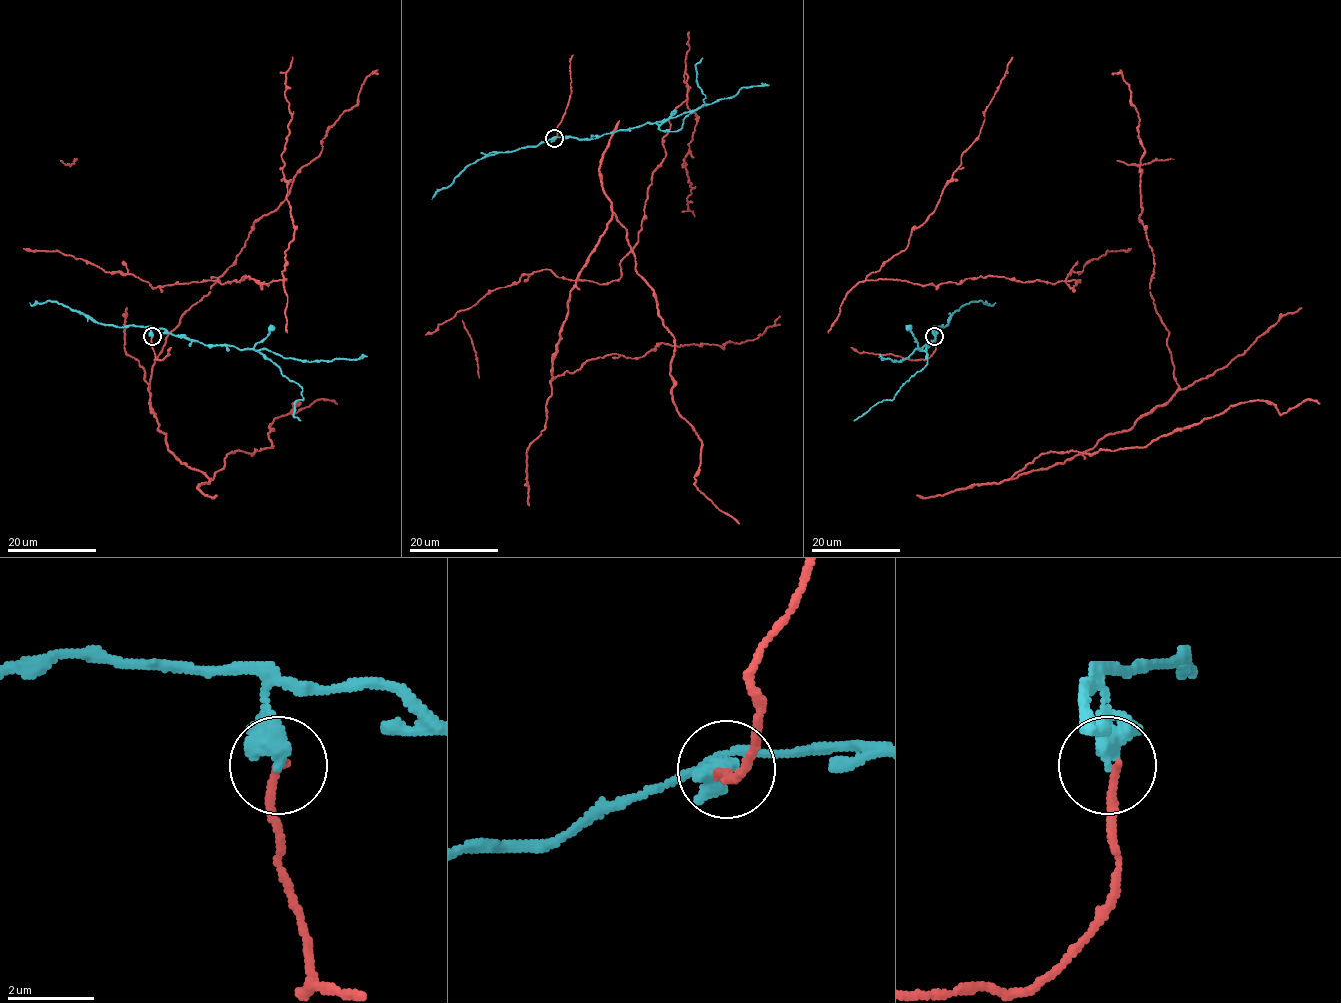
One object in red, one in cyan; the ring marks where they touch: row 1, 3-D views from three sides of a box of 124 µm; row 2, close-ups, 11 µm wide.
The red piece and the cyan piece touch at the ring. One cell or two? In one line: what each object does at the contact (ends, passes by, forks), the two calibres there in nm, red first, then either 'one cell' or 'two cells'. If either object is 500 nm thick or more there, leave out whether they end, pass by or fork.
200/500 nm | two cells

